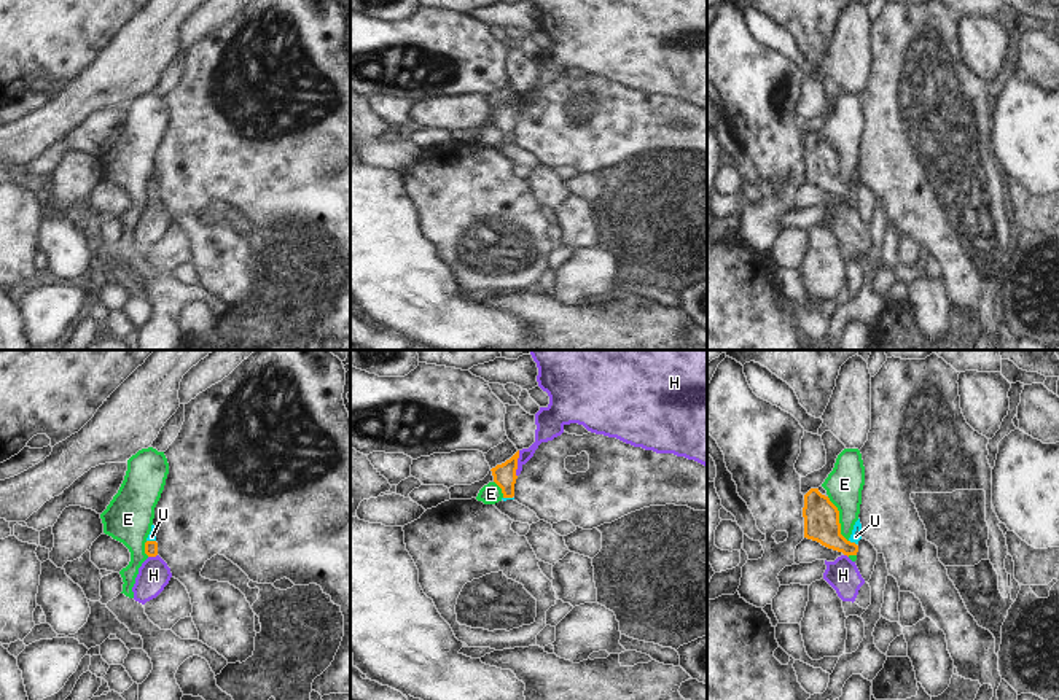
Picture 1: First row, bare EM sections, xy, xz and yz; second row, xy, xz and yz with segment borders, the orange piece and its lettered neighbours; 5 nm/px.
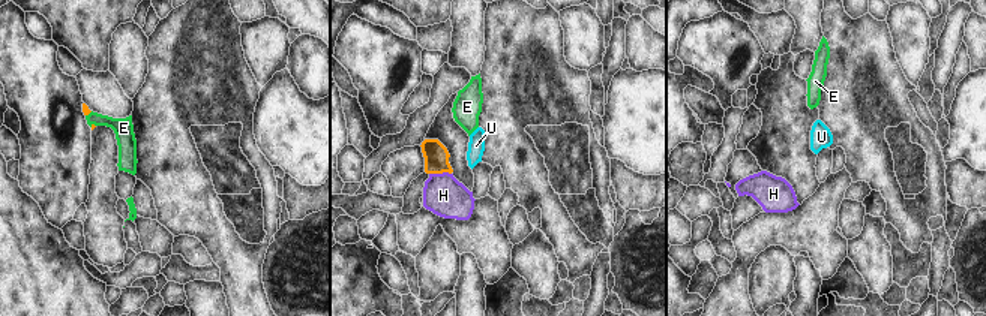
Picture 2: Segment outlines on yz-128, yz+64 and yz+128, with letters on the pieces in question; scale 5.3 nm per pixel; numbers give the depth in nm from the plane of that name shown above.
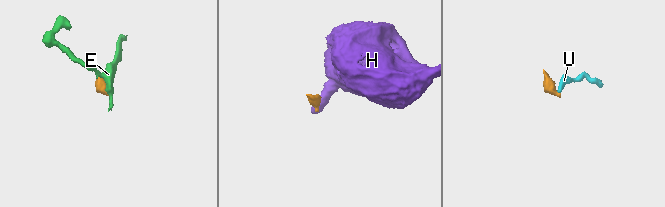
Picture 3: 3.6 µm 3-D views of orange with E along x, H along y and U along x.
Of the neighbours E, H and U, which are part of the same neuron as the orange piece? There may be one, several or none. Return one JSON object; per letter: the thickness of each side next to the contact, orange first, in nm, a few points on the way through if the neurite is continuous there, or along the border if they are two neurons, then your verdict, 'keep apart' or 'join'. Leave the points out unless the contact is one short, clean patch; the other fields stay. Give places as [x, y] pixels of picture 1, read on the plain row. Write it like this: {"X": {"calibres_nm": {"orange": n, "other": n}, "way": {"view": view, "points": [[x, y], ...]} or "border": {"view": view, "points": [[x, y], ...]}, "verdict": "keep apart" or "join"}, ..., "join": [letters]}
{"E": {"calibres_nm": {"orange": 180, "other": 190}, "verdict": "keep apart"}, "H": {"calibres_nm": {"orange": 110, "other": 130}, "border": {"view": "xz", "points": [[519, 94], [516, 120]]}, "verdict": "keep apart"}, "U": {"calibres_nm": {"orange": 180, "other": 60}, "way": {"view": "yz", "points": [[820, 159], [843, 186], [852, 186], [855, 180]]}, "verdict": "join"}, "join": ["U"]}

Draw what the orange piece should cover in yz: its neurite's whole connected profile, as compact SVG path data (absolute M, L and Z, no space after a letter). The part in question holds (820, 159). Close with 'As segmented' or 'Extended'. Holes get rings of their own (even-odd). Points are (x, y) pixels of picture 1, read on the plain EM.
M811 132L804 138L804 181L820 186L822 189L842 196L844 199L857 199L858 185L862 183L860 162L855 165L852 178L846 183L841 178L839 154L822 138L819 132Z. Extended

